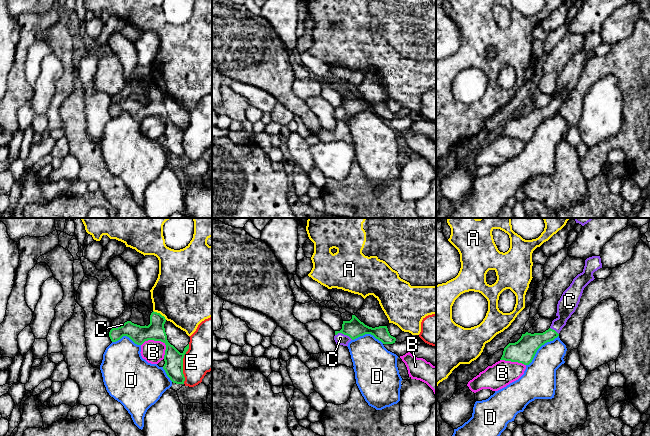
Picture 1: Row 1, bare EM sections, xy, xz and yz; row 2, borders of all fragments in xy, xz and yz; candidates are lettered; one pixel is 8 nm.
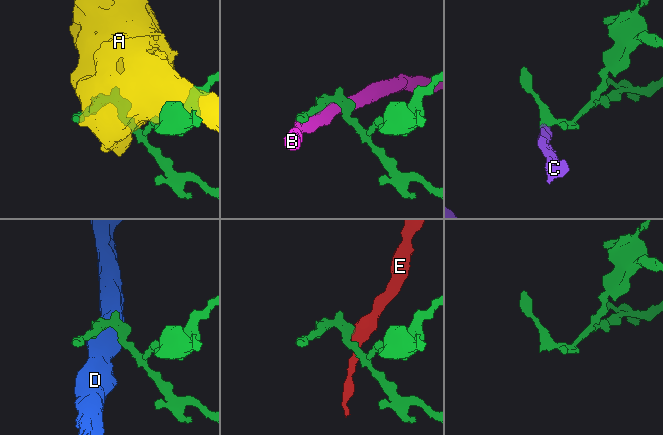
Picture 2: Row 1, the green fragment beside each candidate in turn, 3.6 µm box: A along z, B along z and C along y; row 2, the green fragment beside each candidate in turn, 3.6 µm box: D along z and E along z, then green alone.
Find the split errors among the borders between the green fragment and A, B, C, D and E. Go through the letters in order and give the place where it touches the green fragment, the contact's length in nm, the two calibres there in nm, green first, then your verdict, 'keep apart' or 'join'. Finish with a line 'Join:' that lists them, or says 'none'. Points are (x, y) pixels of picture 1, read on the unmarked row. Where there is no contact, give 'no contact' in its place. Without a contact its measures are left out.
A: xy (159, 89) | 130 nm | 150/480 nm | keep apart
B: xy (160, 116) | 220 nm | 150/180 nm | keep apart
C: xz (344, 110) | 150 nm | 150/90 nm | join
D: yz (539, 123) | 360 nm | 190/260 nm | keep apart
E: xy (182, 140) | 320 nm | 150/340 nm | keep apart
Join: C

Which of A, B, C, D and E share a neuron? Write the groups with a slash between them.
A / B / C / D / E

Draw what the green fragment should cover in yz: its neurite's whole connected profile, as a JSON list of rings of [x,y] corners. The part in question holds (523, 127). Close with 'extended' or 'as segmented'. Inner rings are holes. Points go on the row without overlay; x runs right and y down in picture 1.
[[[592,32],[585,36],[583,48],[578,50],[563,68],[557,80],[557,94],[552,97],[548,106],[543,109],[522,110],[515,119],[509,119],[503,127],[500,136],[518,138],[529,141],[537,126],[547,118],[553,117],[559,112],[560,107],[566,101],[567,96],[575,88],[584,64],[595,54],[593,49],[602,44],[600,32]]]; extended

